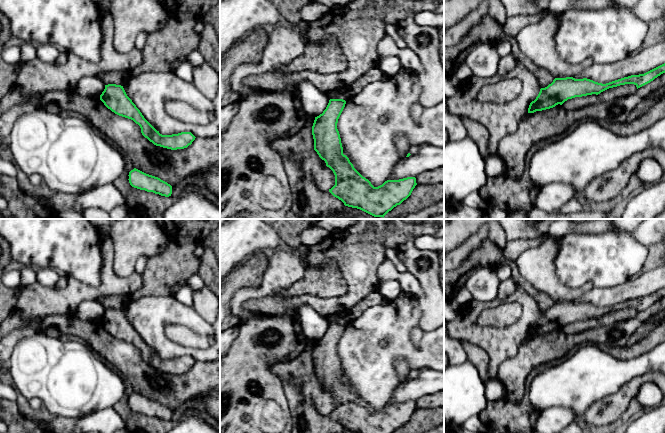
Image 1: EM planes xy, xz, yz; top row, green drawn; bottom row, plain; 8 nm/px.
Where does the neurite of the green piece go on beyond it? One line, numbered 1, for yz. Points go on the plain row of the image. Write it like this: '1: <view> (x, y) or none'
1: none

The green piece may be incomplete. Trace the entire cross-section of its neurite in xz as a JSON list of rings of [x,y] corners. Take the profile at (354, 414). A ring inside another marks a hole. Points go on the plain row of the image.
[[[330,323],[323,337],[315,341],[312,350],[314,374],[335,399],[335,409],[329,413],[329,416],[348,431],[357,433],[393,433],[411,419],[417,409],[416,402],[407,401],[399,404],[387,404],[382,409],[374,411],[368,403],[354,392],[349,382],[343,378],[341,362],[337,353],[338,343],[345,328],[346,325],[343,323]]]

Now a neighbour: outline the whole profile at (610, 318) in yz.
[[[625,308],[617,311],[609,312],[600,318],[592,318],[582,321],[568,323],[562,329],[566,334],[576,334],[592,328],[600,326],[608,326],[618,322],[626,321],[633,318],[637,314],[634,308]]]

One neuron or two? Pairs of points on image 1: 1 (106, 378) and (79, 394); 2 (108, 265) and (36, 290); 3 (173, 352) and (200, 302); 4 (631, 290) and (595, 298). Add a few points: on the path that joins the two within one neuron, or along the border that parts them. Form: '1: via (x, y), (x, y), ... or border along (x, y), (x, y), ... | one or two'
1: via (99, 385), (88, 385), (86, 387) | one
2: via (102, 287), (97, 292), (58, 295) | one
3: border along (192, 307), (209, 323) | two
4: via (622, 292), (604, 297) | one

